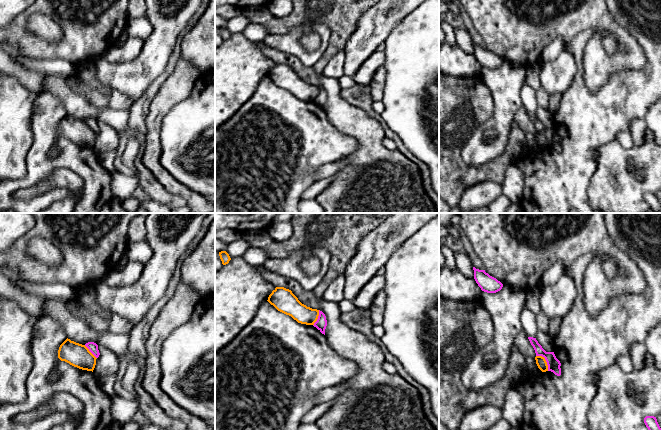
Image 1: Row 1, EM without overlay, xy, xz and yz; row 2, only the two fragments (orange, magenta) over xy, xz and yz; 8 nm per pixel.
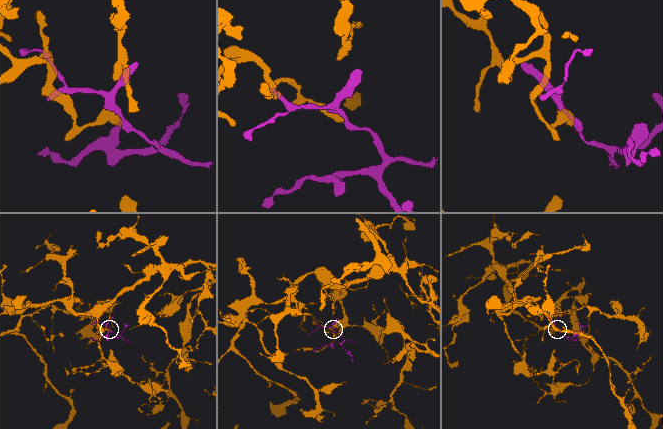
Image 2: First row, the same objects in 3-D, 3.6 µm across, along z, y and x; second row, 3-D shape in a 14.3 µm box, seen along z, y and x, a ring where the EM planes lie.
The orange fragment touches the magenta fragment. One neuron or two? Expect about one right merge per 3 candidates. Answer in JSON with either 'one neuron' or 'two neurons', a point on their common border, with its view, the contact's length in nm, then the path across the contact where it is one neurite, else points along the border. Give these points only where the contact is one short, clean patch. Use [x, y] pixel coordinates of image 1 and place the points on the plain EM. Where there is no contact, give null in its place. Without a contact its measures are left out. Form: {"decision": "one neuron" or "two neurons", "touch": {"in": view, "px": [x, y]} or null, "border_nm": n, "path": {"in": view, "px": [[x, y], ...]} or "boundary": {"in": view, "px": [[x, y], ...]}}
{"decision": "two neurons", "touch": {"in": "yz", "px": [545, 136]}, "border_nm": 160, "boundary": {"in": "yz", "px": [[536, 131], [541, 131], [544, 134], [548, 146]]}}

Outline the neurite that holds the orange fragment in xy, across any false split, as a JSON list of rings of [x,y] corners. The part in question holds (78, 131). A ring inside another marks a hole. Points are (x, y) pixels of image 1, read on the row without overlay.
[[[66,115],[59,123],[58,134],[82,146],[92,147],[96,141],[96,133],[82,120]]]

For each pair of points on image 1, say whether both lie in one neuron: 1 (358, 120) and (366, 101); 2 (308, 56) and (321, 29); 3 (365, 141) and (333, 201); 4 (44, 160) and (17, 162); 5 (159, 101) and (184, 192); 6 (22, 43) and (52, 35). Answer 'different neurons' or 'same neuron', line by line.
1: different neurons
2: same neuron
3: same neuron
4: different neurons
5: same neuron
6: different neurons

